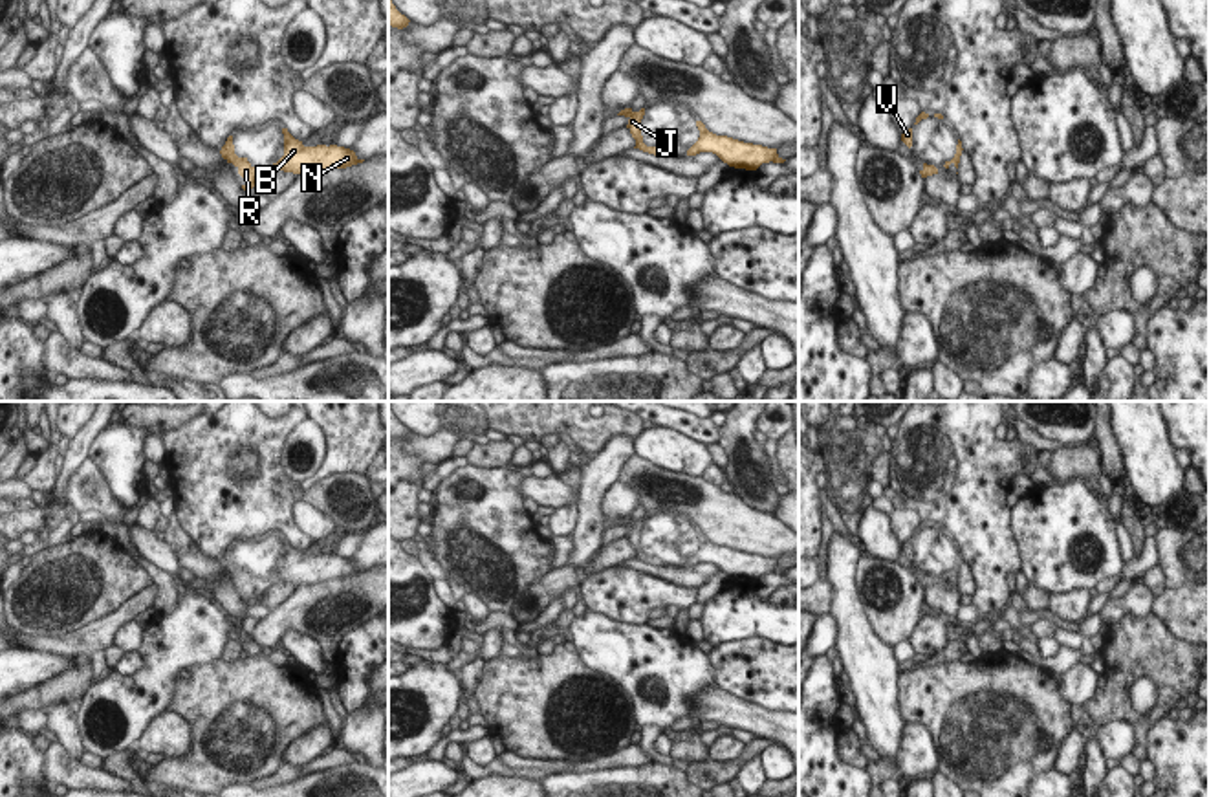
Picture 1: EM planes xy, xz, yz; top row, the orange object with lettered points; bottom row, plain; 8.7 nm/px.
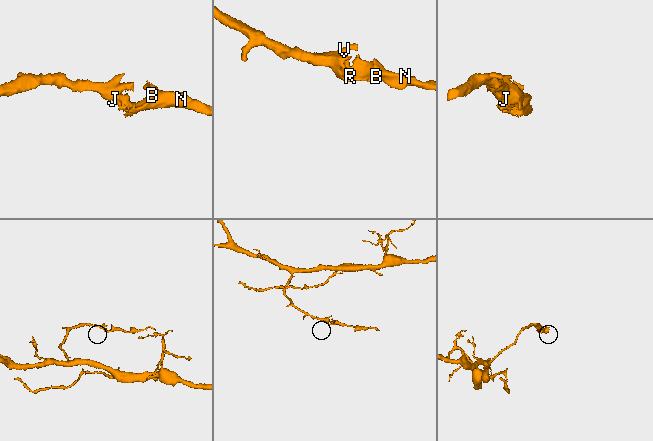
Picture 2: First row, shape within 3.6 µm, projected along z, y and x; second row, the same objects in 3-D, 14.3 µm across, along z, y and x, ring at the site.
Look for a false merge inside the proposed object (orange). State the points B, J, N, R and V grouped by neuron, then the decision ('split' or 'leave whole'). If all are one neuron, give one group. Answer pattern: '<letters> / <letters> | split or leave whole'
B J N R V | leave whole

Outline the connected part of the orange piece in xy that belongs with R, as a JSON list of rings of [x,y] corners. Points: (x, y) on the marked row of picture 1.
[[[282,128],[284,134],[284,156],[273,163],[269,169],[253,167],[247,158],[238,158],[234,154],[233,136],[227,137],[220,154],[227,163],[233,163],[238,169],[238,174],[247,180],[242,185],[244,191],[258,187],[271,174],[284,170],[293,174],[317,174],[330,169],[346,169],[365,159],[359,159],[354,150],[337,147],[337,145],[317,145],[304,147],[302,141],[295,139],[288,128]]]

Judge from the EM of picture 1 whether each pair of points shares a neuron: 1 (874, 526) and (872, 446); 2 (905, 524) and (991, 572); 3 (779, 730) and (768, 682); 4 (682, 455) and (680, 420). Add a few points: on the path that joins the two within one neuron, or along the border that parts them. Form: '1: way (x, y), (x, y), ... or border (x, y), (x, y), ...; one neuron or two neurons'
1: border (871, 502), (860, 521), (856, 539); two neurons
2: border (907, 506), (922, 521); two neurons
3: border (733, 693), (779, 711); two neurons
4: border (654, 425), (682, 431), (704, 444); two neurons

